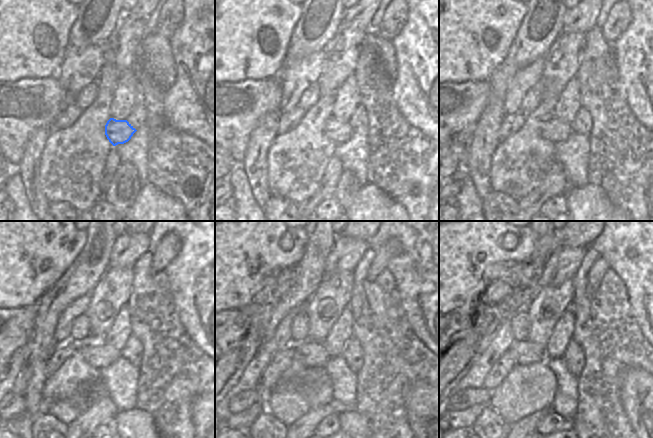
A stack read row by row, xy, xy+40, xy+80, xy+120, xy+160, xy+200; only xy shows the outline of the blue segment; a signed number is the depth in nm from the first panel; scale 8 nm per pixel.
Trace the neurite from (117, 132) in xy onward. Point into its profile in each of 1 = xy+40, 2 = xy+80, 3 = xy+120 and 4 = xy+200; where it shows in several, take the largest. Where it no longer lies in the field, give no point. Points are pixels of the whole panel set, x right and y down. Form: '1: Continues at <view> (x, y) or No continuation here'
1: Continues at xy+40 (337, 131)
2: Continues at xy+80 (553, 130)
3: Continues at xy+120 (98, 354)
4: Continues at xy+200 (524, 352).

